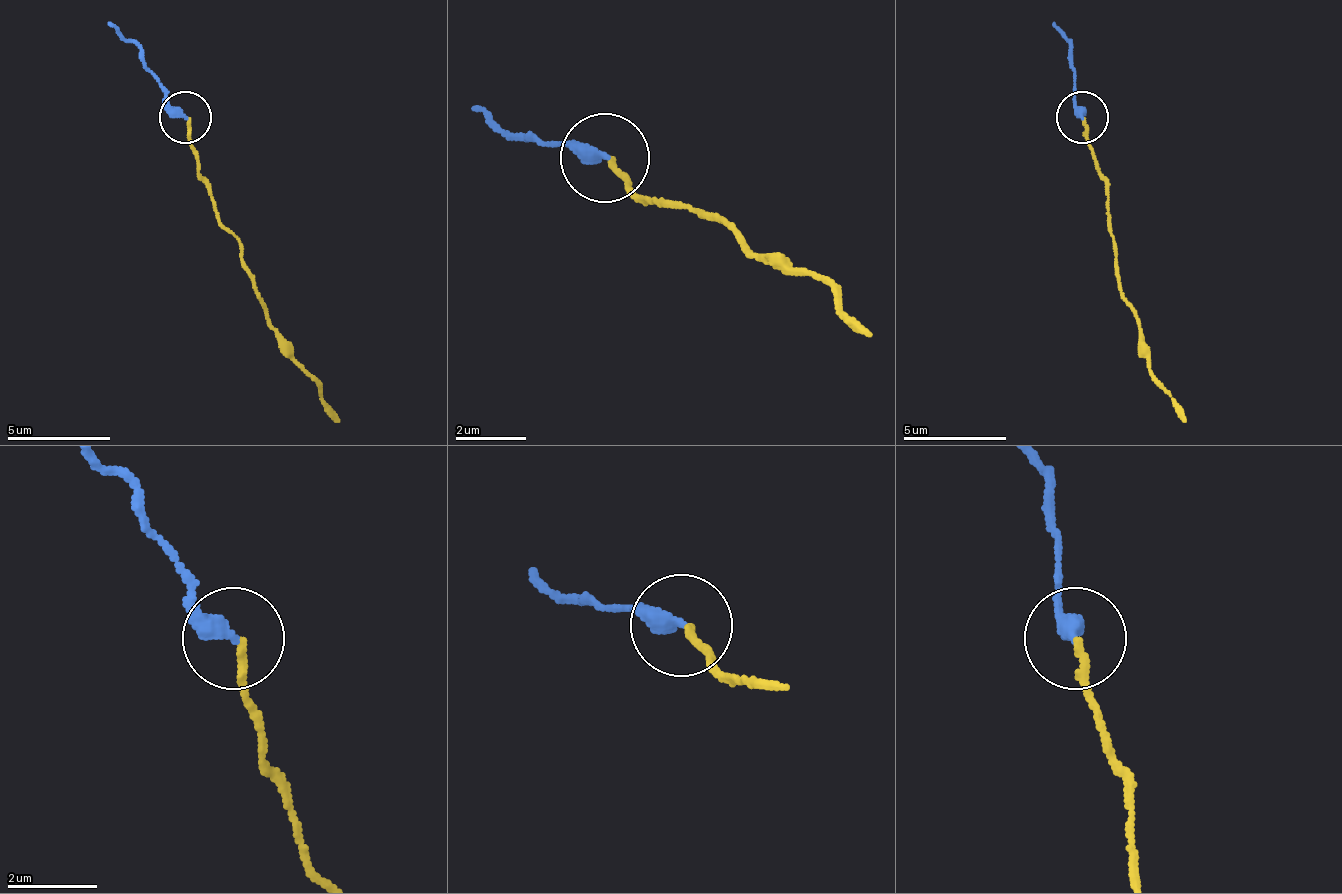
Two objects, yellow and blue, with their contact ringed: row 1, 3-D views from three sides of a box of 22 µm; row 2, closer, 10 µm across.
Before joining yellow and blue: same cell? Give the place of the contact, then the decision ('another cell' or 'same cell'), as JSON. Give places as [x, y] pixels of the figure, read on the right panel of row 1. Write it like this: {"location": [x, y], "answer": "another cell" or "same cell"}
{"location": [1082, 117], "answer": "same cell"}

